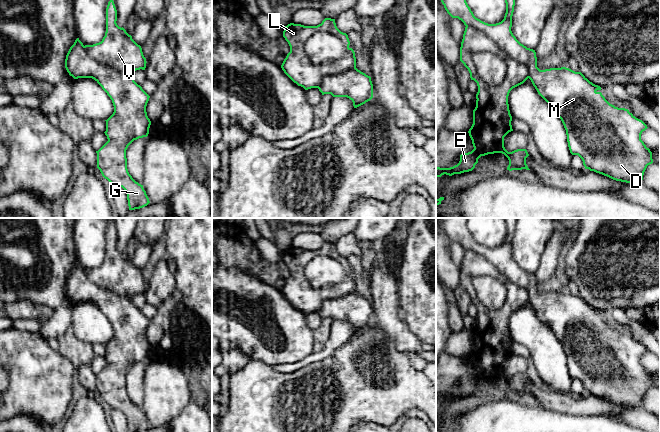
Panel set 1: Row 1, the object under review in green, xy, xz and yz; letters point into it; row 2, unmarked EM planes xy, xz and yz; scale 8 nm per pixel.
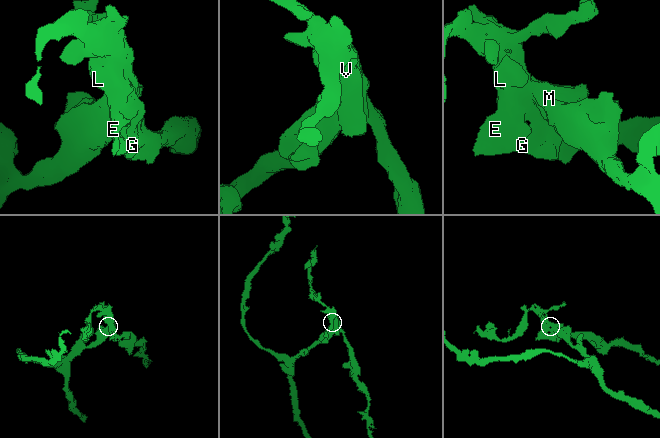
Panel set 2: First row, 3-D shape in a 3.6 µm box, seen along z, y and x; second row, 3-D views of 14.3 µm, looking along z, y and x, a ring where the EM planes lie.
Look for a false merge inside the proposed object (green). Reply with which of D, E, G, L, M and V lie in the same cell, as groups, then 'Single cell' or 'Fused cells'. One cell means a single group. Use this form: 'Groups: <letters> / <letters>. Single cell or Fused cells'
Groups: D M V / E G L. Fused cells

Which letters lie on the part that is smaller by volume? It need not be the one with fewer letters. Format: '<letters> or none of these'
E, G, L

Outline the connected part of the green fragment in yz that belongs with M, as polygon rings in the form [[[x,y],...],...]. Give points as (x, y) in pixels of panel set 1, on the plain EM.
[[[440,218],[441,226],[452,242],[458,242],[465,250],[471,250],[483,256],[497,268],[498,273],[506,280],[527,291],[528,302],[531,304],[538,318],[554,333],[557,340],[561,343],[566,354],[570,377],[578,379],[582,383],[585,393],[602,398],[616,405],[642,407],[647,390],[653,387],[652,376],[641,364],[641,358],[648,352],[647,349],[630,337],[628,333],[618,332],[610,328],[600,316],[601,311],[590,306],[581,296],[575,296],[566,291],[540,294],[537,291],[535,274],[521,268],[511,255],[516,219],[504,218],[506,227],[504,243],[496,248],[488,248],[474,240],[466,226],[467,218]]]

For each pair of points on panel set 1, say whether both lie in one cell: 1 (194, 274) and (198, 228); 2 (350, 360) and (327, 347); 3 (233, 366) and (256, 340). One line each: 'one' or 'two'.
1: one
2: two
3: two

